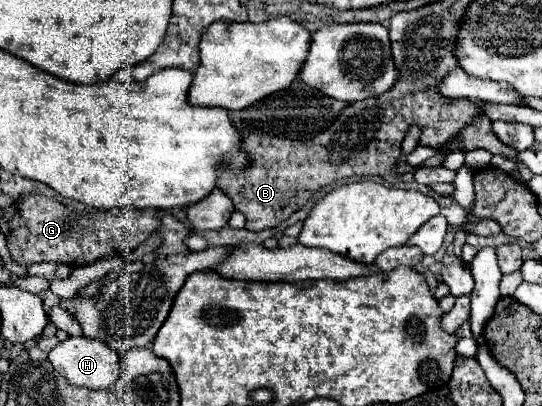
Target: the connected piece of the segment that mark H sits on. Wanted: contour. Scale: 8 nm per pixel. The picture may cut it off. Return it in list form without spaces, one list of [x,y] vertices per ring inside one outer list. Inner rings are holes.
[[[69,336],[67,340],[59,342],[51,352],[49,352],[49,362],[53,368],[69,380],[73,386],[85,386],[91,390],[113,390],[115,380],[121,374],[121,360],[115,350],[107,348],[101,340],[89,340],[85,336]]]

